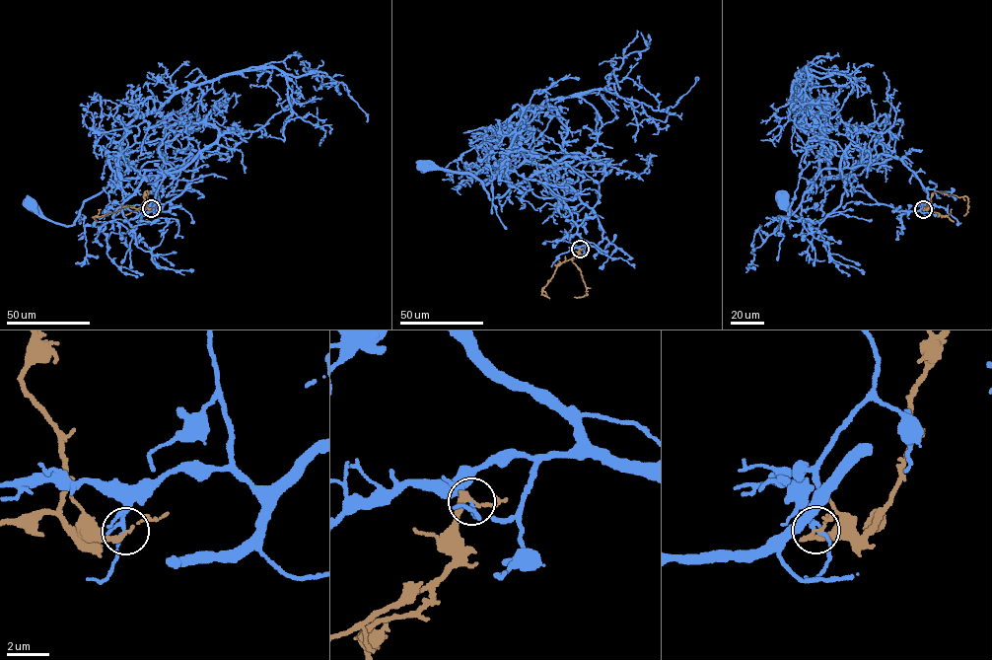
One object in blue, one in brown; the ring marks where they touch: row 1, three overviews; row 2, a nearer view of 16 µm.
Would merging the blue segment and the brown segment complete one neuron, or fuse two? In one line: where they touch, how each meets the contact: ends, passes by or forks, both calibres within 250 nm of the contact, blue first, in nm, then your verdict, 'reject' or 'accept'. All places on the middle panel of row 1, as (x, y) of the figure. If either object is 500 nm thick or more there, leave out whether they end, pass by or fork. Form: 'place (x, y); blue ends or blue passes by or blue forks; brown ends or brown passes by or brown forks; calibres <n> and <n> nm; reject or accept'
place (580, 249); blue passes by; brown passes by; calibres 190 and 190 nm; reject

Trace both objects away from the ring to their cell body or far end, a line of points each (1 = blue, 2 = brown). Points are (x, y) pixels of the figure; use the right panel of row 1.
1: (923, 208), (927, 191), (892, 158), (842, 169), (820, 160), (845, 190), (814, 222), (781, 199)
2: (923, 208), (928, 208), (932, 194), (941, 191), (966, 196), (967, 211), (963, 216)

